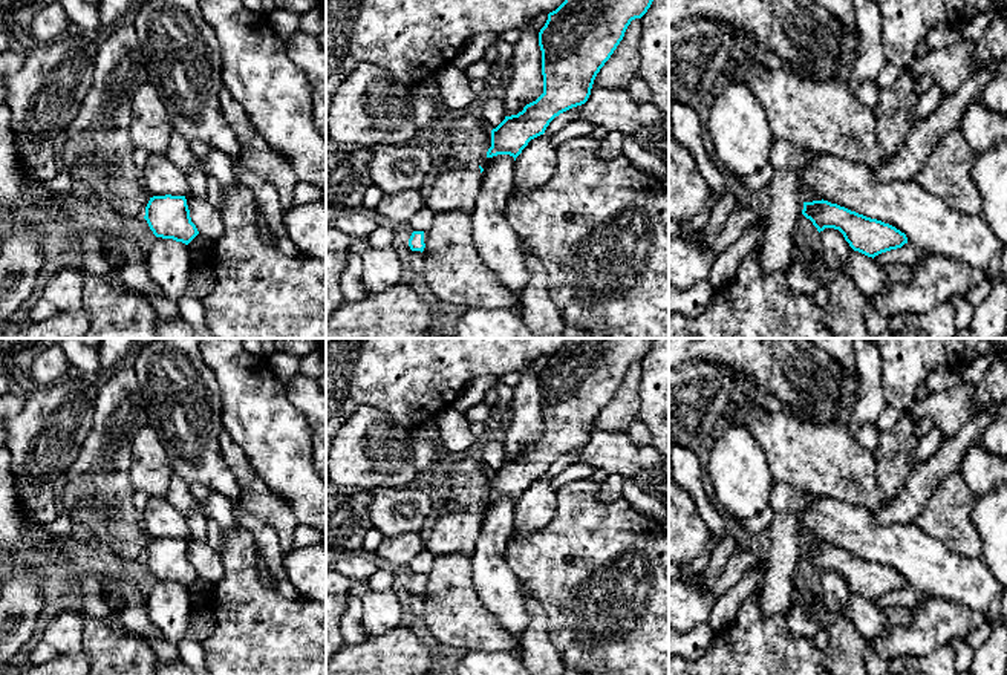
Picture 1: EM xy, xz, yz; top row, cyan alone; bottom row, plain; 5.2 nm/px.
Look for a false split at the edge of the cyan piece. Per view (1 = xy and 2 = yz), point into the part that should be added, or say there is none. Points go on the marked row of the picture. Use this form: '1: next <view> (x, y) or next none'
1: next none
2: next none

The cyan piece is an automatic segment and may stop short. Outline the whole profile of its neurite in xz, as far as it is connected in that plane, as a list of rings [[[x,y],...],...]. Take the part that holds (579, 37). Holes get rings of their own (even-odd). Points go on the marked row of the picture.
[[[565,0],[539,32],[543,93],[491,130],[487,158],[516,158],[560,113],[588,101],[594,80],[632,20],[653,0]]]

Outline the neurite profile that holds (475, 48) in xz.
[[[482,32],[479,35],[471,37],[456,55],[453,64],[458,69],[464,70],[467,66],[484,58],[487,47],[496,43],[497,38],[499,37],[493,32]]]

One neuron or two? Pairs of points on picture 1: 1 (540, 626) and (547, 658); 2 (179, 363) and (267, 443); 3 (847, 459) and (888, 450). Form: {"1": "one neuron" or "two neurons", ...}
{"1": "one neuron", "2": "two neurons", "3": "two neurons"}

